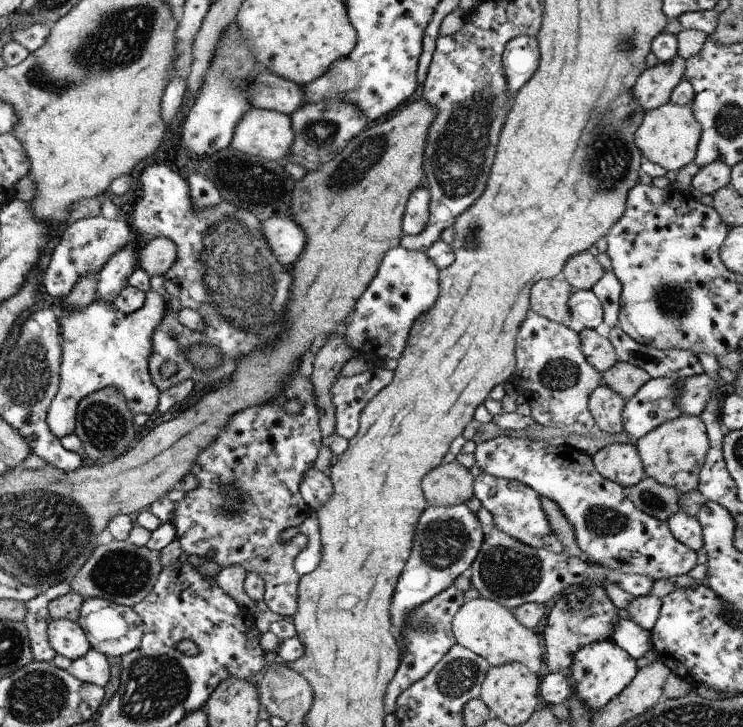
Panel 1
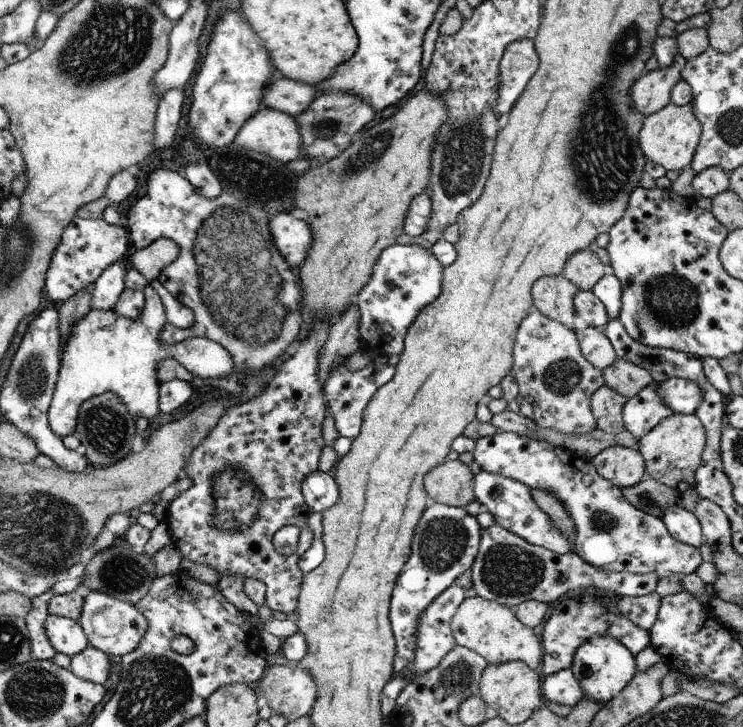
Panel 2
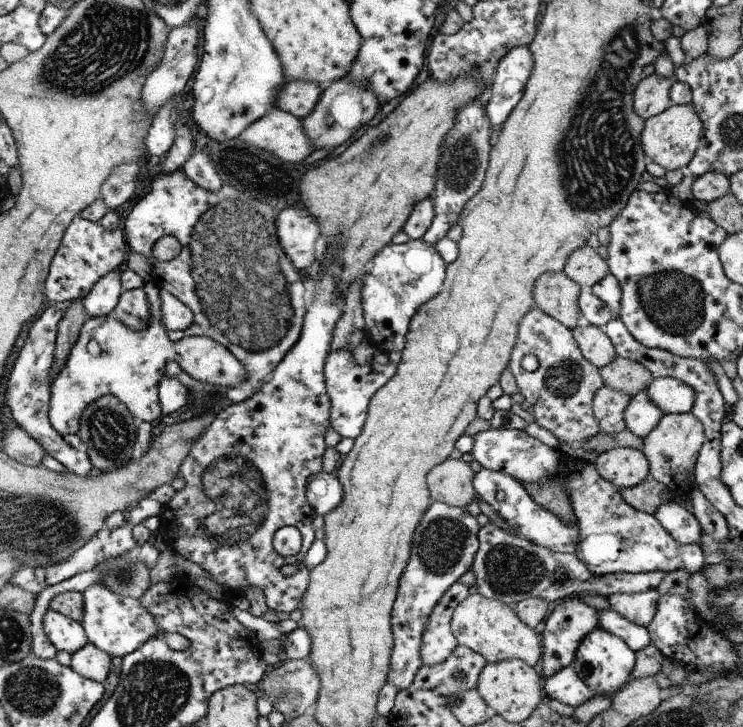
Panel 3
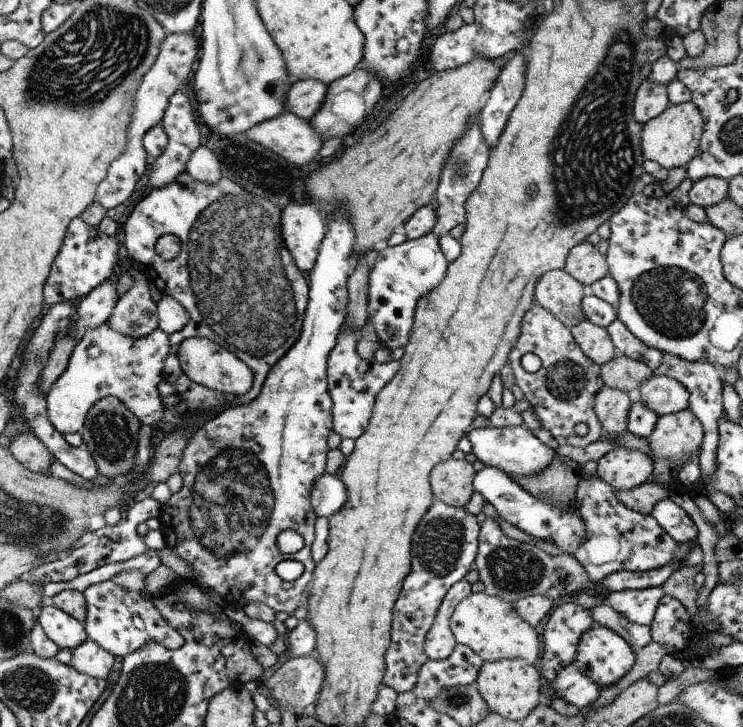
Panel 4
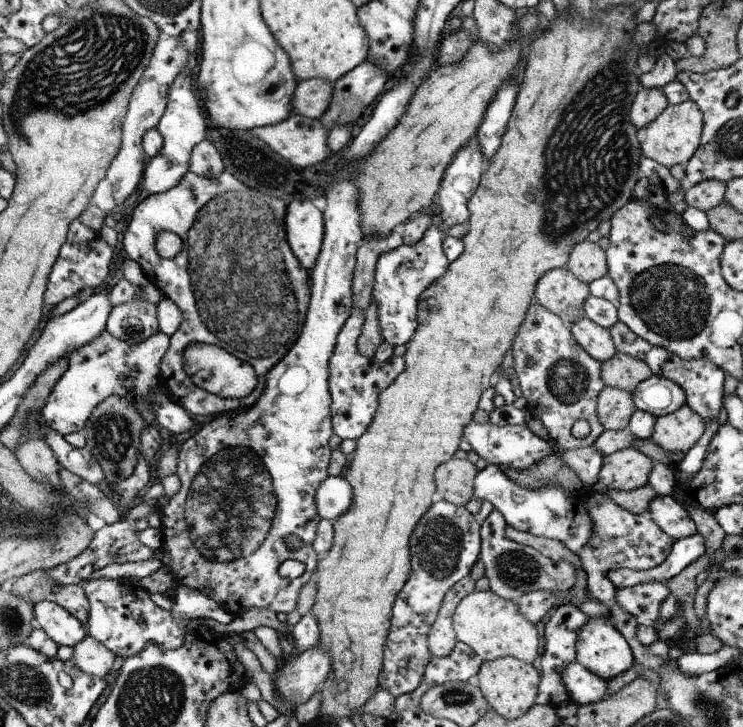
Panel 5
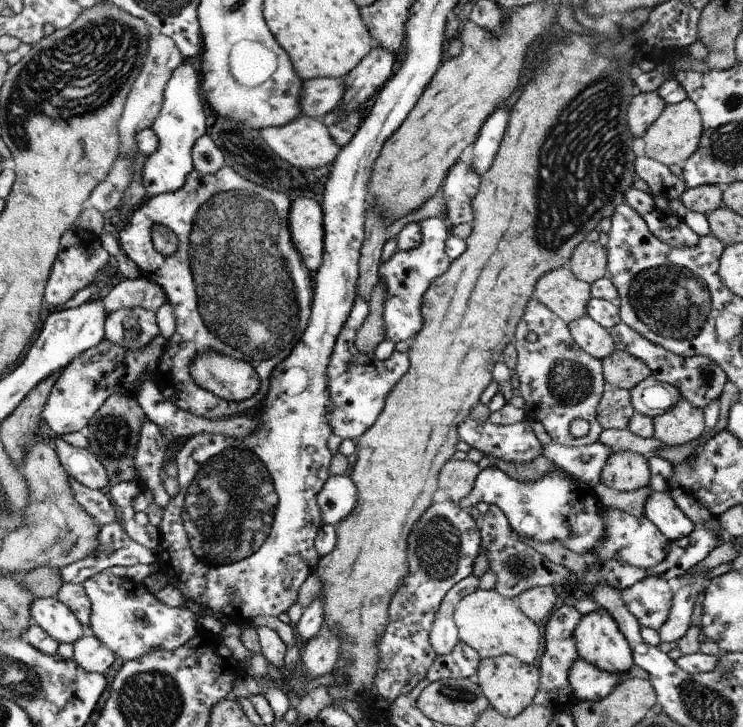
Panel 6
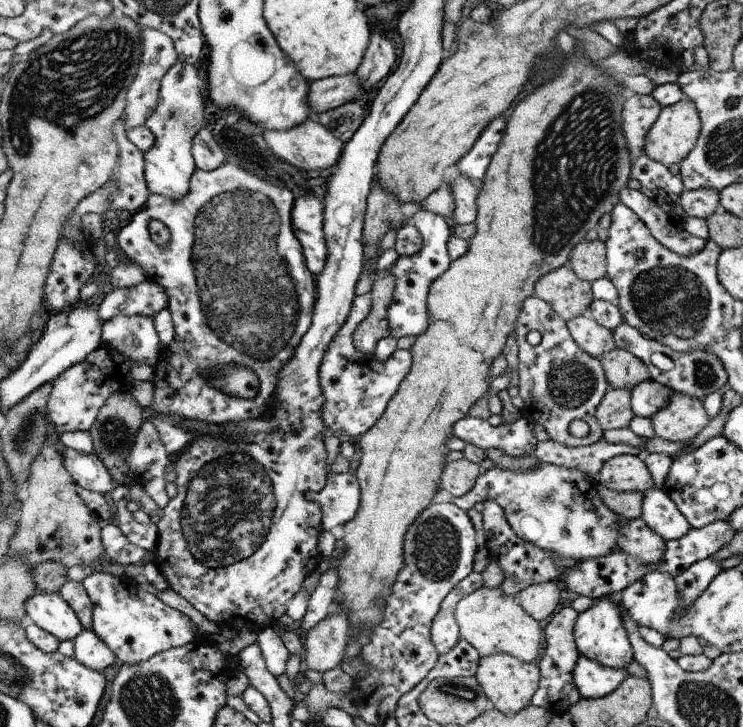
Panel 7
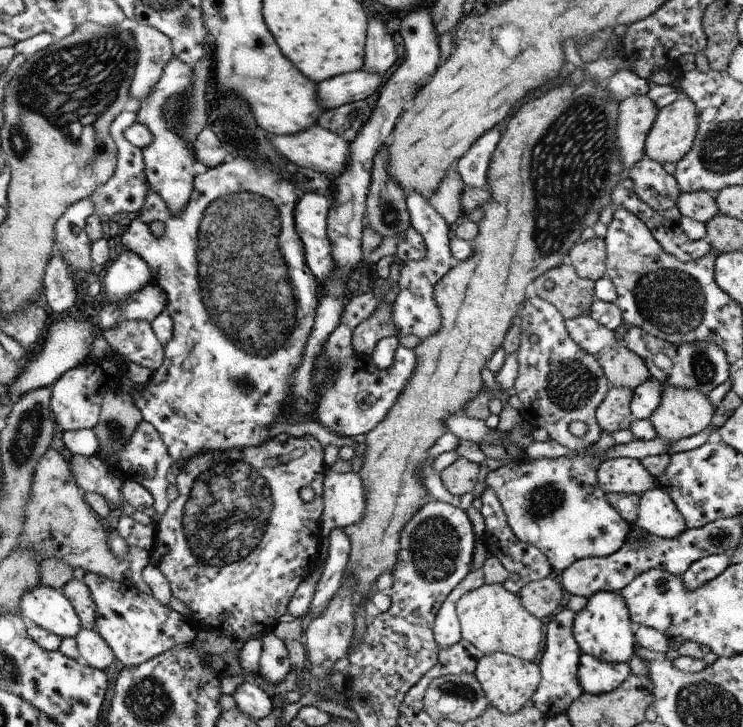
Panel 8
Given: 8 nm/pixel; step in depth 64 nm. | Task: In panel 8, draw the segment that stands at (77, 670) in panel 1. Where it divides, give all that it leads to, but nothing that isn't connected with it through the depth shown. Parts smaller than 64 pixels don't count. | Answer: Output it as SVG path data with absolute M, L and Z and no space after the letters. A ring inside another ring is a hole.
M81 629L75 637L80 653L80 662L104 670L114 662L113 650L95 629Z

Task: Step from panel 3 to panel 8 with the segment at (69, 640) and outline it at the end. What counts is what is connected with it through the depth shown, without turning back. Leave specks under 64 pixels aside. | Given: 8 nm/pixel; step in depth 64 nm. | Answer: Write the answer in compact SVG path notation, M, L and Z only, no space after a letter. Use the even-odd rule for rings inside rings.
M40 584L24 592L20 602L22 616L28 616L34 624L60 638L75 638L81 630L80 616L59 589Z

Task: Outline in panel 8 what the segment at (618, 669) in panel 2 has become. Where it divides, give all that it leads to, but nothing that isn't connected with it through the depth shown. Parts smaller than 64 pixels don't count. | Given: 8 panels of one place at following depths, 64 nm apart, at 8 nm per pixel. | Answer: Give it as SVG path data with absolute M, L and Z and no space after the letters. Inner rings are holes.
M600 591L588 599L587 605L576 613L573 635L582 653L616 664L628 663L635 653L636 626L631 622L624 599L619 593Z

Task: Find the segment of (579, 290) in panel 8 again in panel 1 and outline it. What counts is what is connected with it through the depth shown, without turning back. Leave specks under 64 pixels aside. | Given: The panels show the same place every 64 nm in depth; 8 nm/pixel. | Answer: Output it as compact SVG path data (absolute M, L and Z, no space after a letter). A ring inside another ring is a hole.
M561 276L554 280L540 280L532 286L532 310L540 316L568 327L572 317L569 298L573 292L573 286Z

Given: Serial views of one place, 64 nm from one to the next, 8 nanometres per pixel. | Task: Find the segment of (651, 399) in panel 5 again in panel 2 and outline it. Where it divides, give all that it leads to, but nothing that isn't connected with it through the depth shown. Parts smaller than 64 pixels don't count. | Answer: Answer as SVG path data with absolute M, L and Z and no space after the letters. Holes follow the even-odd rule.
M672 377L659 384L663 401L675 412L695 414L703 400L703 390L697 382Z

